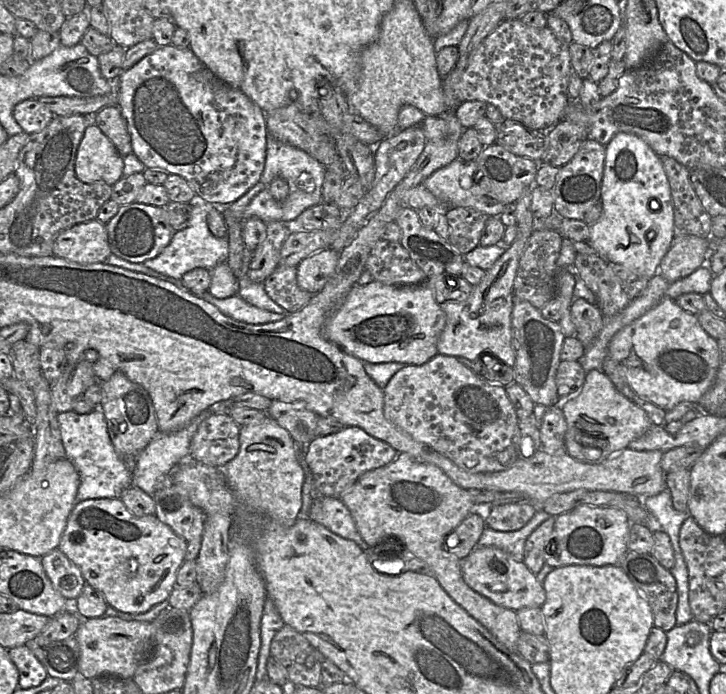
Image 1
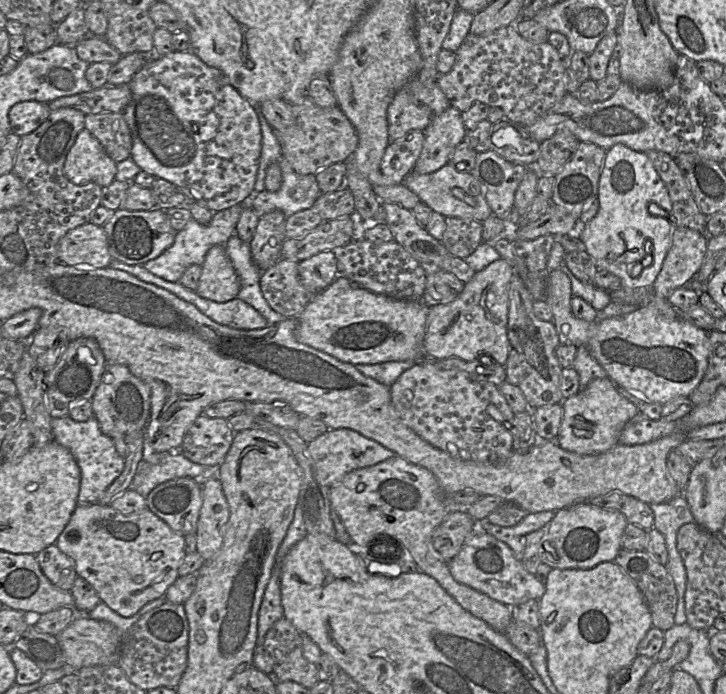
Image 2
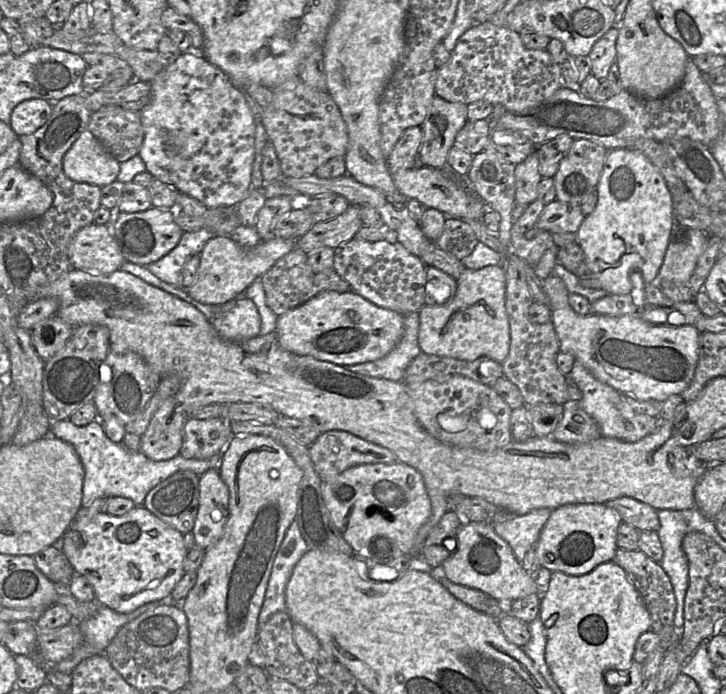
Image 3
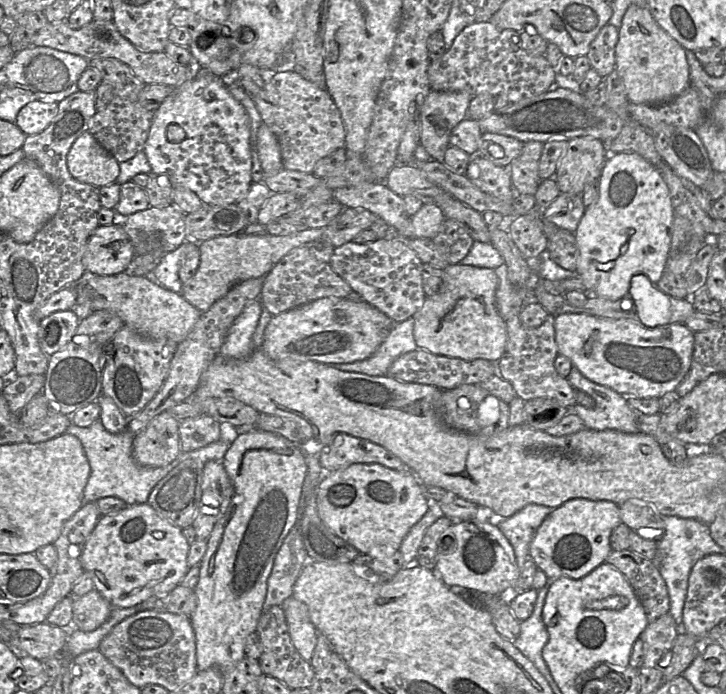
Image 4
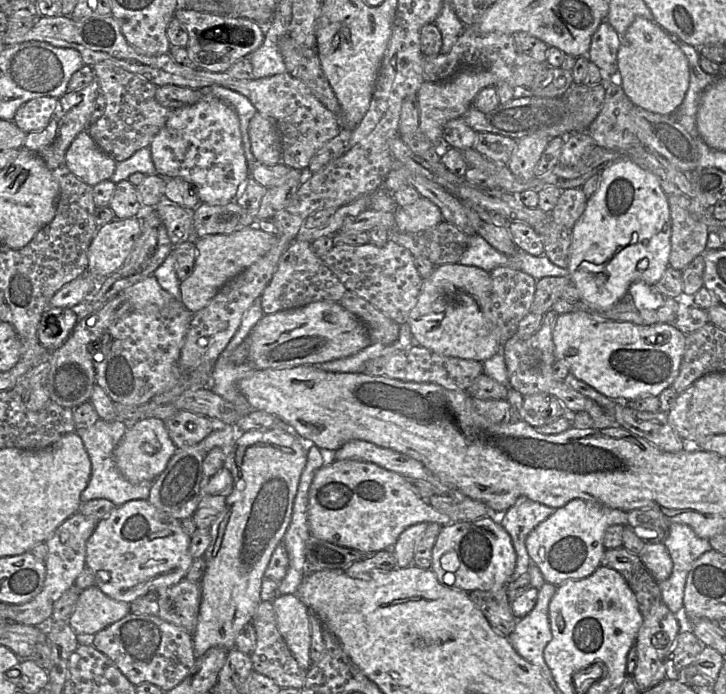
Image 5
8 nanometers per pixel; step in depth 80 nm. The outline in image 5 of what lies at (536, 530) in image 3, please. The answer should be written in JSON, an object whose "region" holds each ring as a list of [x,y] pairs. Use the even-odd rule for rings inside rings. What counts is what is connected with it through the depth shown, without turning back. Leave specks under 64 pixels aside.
{"region":[[[522,499],[503,513],[500,524],[510,535],[516,552],[516,566],[510,581],[515,581],[520,575],[527,572],[532,563],[525,545],[527,535],[554,511],[554,508],[539,502]]]}

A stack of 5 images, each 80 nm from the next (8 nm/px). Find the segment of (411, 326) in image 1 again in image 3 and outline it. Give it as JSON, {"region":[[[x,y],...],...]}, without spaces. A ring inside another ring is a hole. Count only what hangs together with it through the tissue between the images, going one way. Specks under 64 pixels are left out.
{"region":[[[353,290],[344,293],[325,291],[278,316],[275,333],[280,347],[288,352],[347,366],[375,361],[386,356],[403,335],[404,317],[398,312],[373,304]]]}

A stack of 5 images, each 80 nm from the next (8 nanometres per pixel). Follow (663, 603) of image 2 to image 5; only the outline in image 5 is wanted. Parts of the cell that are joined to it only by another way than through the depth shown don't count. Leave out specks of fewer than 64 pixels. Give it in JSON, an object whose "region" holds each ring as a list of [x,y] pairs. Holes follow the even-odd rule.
{"region":[[[624,547],[606,549],[602,565],[618,571],[634,592],[643,616],[655,603],[662,601],[660,585],[646,568],[641,558]]]}

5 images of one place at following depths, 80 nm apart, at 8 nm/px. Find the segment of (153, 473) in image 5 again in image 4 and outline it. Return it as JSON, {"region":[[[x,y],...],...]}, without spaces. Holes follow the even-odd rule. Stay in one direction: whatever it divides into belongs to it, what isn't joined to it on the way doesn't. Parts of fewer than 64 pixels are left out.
{"region":[[[168,411],[154,417],[133,438],[133,458],[141,466],[162,467],[180,454],[180,421]]]}

